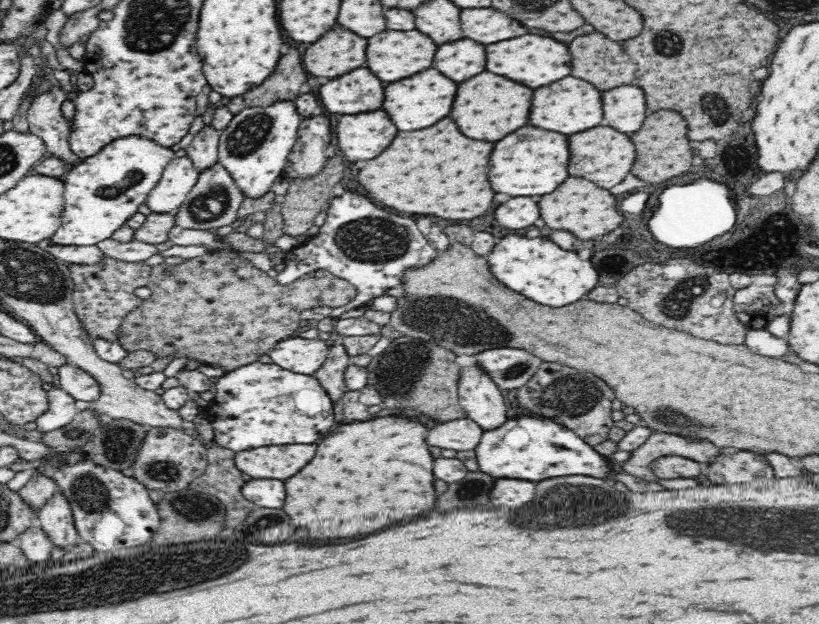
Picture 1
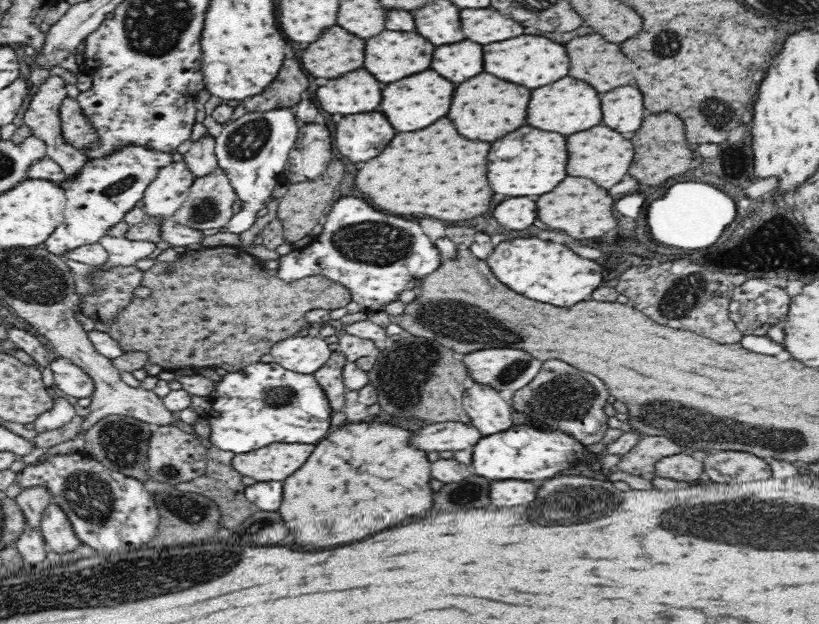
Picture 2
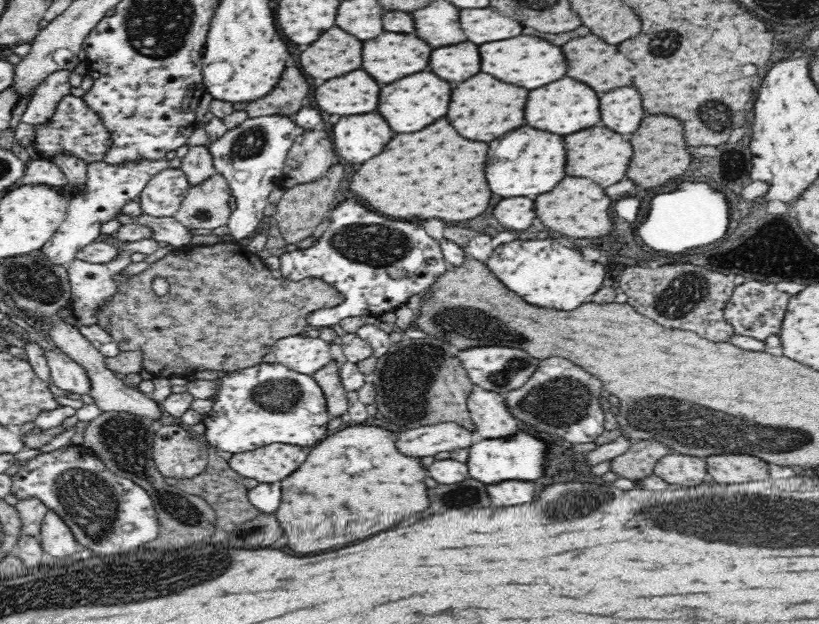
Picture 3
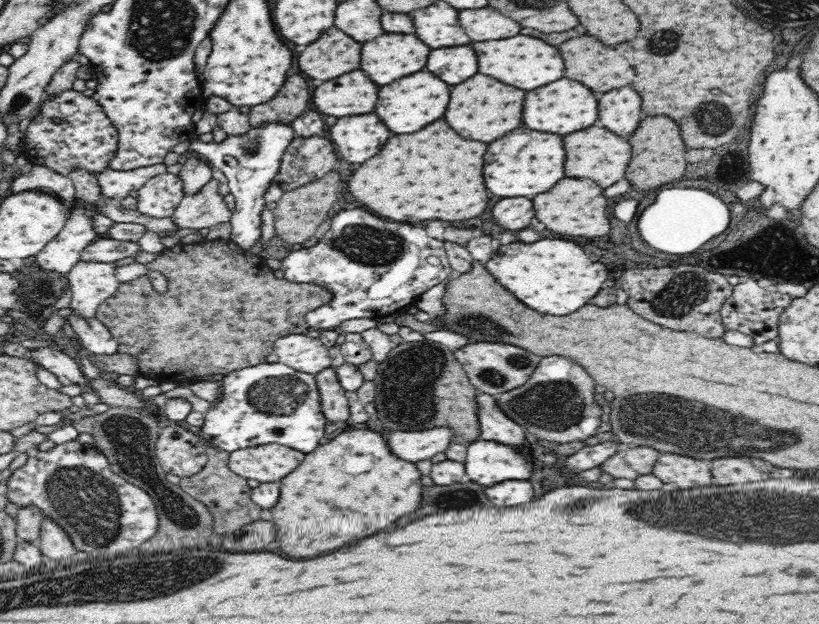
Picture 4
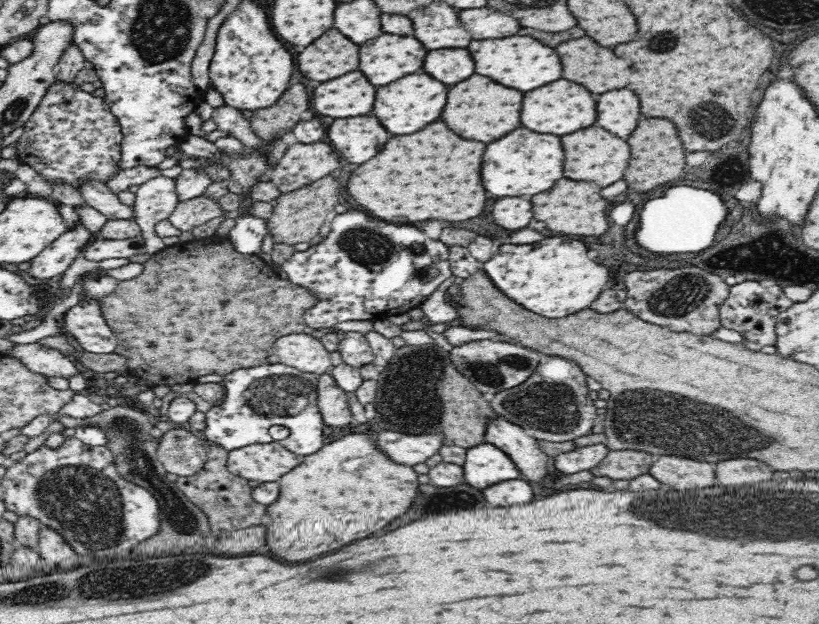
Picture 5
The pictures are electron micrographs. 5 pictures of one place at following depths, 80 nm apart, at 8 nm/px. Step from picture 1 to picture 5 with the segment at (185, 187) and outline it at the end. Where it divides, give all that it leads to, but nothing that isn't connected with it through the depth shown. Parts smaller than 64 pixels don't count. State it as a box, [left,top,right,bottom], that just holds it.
[135,175,179,255]

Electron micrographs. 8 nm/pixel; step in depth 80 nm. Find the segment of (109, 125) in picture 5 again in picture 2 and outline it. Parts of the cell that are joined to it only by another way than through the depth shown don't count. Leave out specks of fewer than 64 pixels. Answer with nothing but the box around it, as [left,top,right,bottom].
[60,97,94,149]

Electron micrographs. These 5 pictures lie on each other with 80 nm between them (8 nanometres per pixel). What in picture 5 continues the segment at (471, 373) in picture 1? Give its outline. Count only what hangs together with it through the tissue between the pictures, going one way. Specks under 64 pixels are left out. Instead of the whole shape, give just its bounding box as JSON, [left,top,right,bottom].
[484,413,548,482]

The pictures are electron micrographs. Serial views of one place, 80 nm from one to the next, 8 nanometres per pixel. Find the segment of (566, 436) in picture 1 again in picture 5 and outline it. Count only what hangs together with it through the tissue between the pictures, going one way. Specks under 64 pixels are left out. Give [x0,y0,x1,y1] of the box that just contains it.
[463,441,520,490]

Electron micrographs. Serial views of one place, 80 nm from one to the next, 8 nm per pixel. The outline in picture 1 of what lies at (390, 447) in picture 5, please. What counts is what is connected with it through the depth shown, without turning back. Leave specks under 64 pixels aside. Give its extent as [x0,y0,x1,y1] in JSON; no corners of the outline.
[428,416,484,452]

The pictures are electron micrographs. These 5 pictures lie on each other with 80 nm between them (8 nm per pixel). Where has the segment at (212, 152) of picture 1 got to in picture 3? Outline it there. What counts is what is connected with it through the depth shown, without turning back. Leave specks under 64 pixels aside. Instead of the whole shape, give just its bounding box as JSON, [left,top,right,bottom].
[181,145,217,186]

